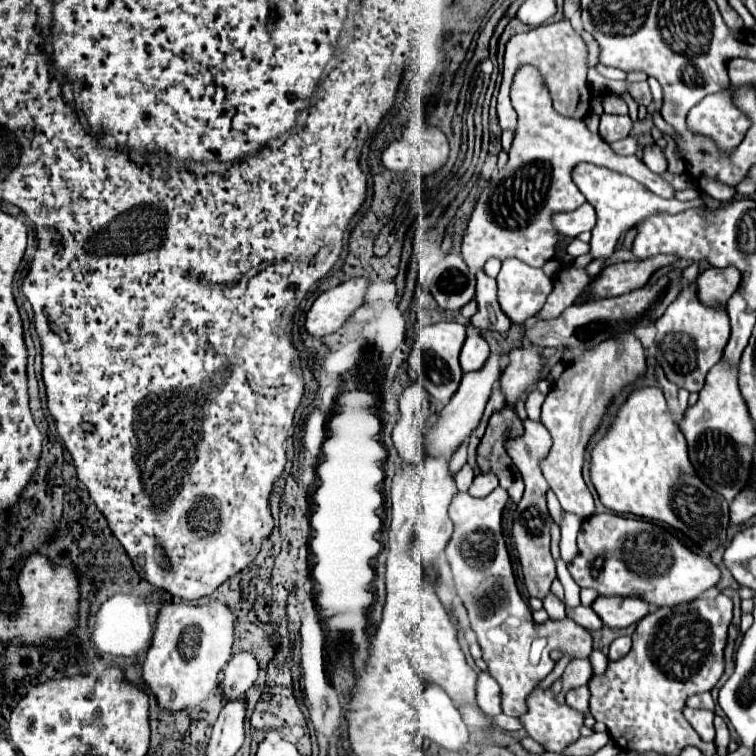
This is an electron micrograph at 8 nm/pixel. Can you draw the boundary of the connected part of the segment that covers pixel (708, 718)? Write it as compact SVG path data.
M684 707L684 717L692 723L692 727L700 733L700 737L704 741L712 741L714 739L714 713L710 709L692 709L692 707Z

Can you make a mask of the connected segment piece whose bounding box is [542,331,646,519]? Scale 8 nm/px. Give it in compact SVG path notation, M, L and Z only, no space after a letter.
M618 333L592 349L588 349L574 365L566 367L562 377L554 383L554 389L546 397L542 405L542 423L552 435L552 449L542 463L542 473L556 493L560 505L578 515L580 519L588 519L594 513L594 499L582 479L582 463L584 449L596 431L608 403L612 397L628 383L636 381L646 369L646 355L642 343L634 337L634 333Z

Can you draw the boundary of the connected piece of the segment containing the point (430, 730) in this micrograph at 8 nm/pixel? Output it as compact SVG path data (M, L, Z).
M426 683L420 697L420 733L448 751L466 751L468 727L464 725L452 699L438 685Z

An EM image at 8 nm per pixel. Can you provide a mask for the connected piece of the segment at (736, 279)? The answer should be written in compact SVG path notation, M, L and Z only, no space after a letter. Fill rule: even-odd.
M710 267L700 273L696 279L696 289L698 289L698 299L716 309L726 309L728 297L734 295L734 291L740 285L740 271L736 267L724 267L716 269Z

